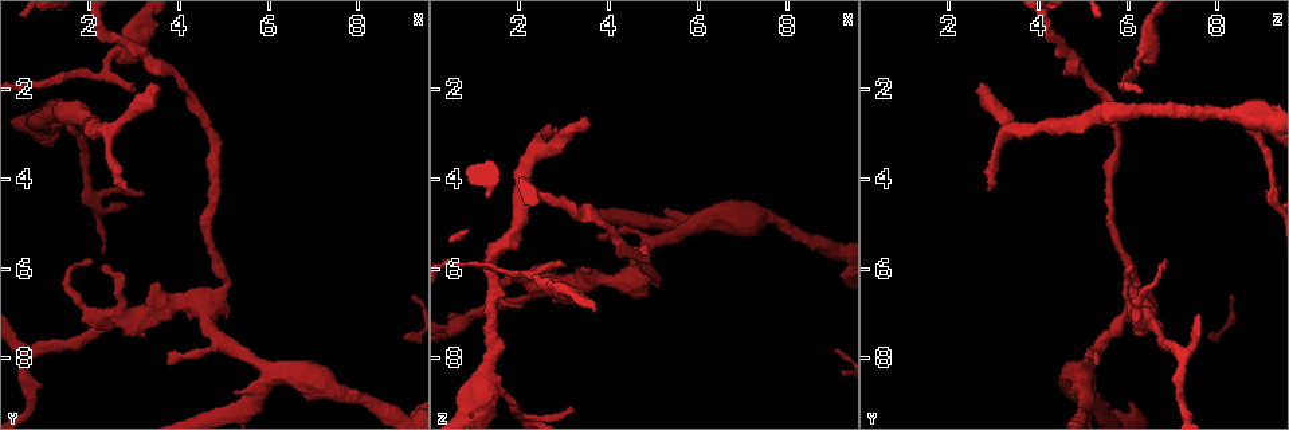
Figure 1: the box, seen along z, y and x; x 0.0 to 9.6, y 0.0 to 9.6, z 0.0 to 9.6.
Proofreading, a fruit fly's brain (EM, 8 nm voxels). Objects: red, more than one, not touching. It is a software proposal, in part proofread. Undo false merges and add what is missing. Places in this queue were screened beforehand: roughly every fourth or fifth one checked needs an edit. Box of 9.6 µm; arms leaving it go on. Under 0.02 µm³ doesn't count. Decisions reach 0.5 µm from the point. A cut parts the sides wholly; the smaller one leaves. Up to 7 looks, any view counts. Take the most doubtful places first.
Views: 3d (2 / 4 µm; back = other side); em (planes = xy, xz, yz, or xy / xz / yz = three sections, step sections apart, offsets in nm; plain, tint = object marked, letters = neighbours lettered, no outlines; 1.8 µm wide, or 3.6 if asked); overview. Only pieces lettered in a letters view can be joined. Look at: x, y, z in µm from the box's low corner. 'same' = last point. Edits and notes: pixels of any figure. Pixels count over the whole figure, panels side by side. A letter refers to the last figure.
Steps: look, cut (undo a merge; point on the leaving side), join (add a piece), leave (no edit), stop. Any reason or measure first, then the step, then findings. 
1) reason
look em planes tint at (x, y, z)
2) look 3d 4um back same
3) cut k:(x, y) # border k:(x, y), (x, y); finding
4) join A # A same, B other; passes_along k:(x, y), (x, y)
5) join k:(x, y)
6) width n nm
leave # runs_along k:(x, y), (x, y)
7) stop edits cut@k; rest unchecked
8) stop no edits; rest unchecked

branch stops here
look 3d 2um at (2.80, 4.25, 2.85)

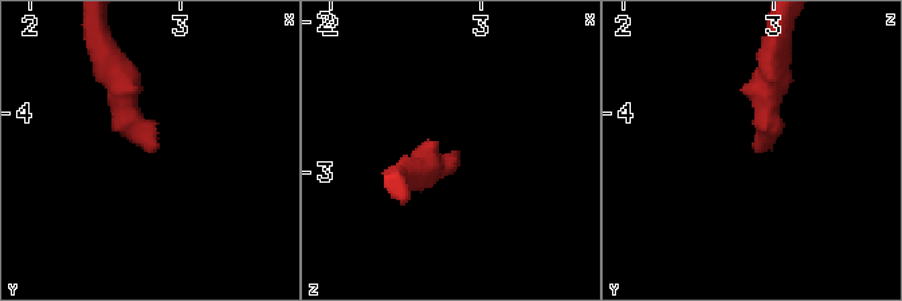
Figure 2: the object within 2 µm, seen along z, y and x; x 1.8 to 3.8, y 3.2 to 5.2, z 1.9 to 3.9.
shape alone is not enough
look em planes letters at (2.86, 4.26, 2.90)

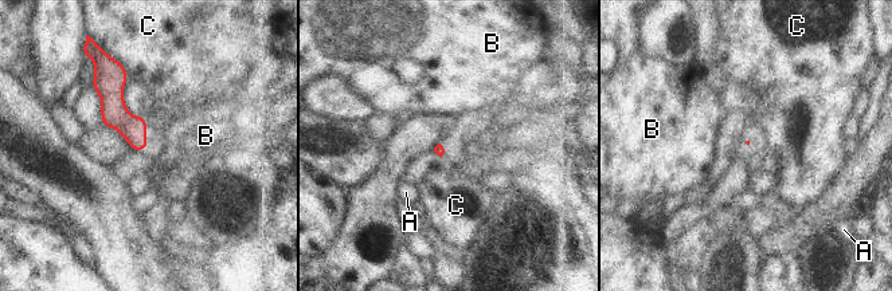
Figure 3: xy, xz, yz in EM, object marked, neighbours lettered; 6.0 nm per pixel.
longest_contact C 130 nm
leave # A other, B other, C other; no lettered piece goes on from it

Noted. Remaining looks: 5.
tapers out
look 3d 4um at (3.10, 2.05, 5.95)

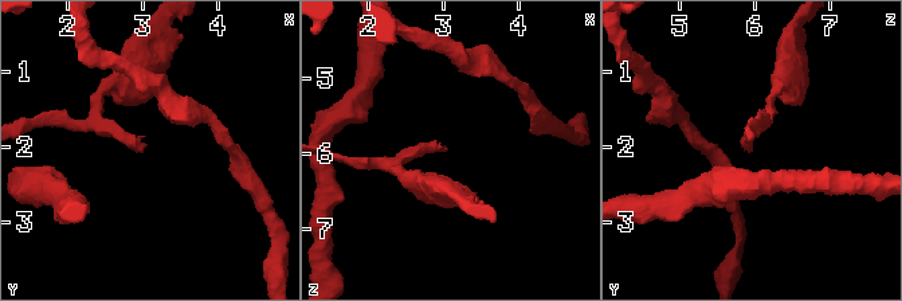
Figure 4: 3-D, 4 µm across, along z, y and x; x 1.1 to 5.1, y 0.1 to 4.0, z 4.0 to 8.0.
now the EM
look em xz step 8 tint at (3.00, 1.95, 5.95)

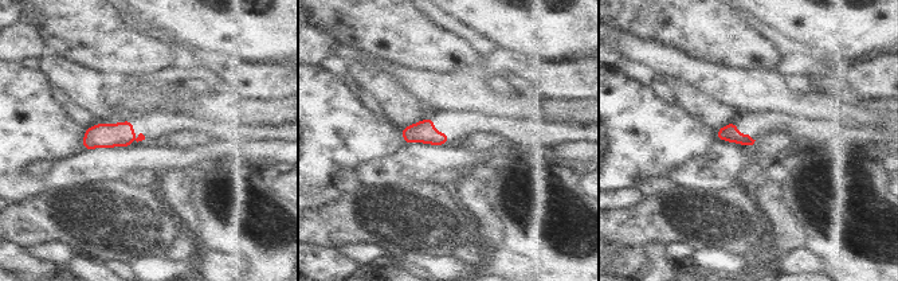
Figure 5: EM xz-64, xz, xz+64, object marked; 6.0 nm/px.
cut it another way
look em xy step 16 letters same

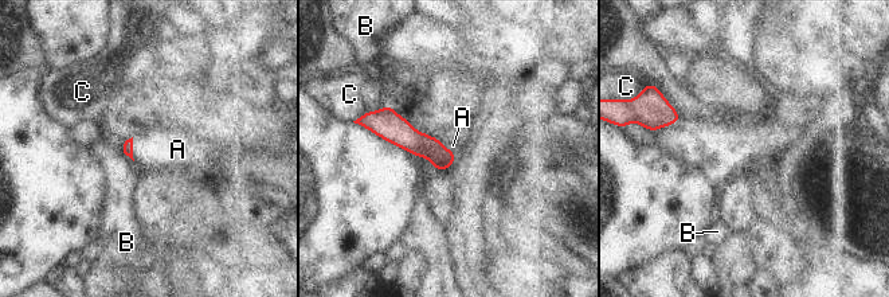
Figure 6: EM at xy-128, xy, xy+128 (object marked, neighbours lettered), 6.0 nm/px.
join A # A same, B other, C other; it goes on there

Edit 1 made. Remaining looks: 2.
a narrow waist
look 3d 4um at (0.80, 1.90, 5.85)

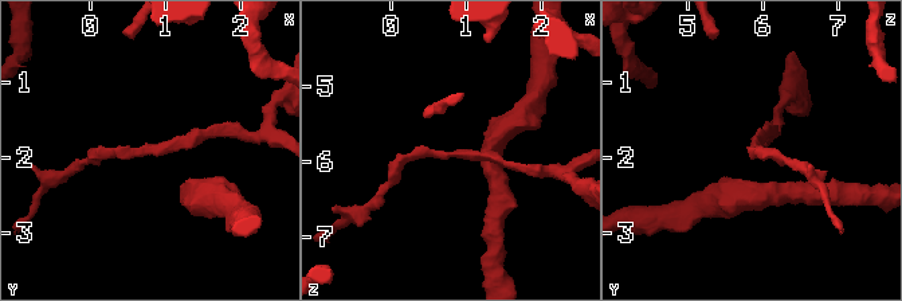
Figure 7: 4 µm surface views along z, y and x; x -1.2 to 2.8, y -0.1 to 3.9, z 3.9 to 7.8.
now the EM
look em planes letters at (0.80, 1.90, 5.85)

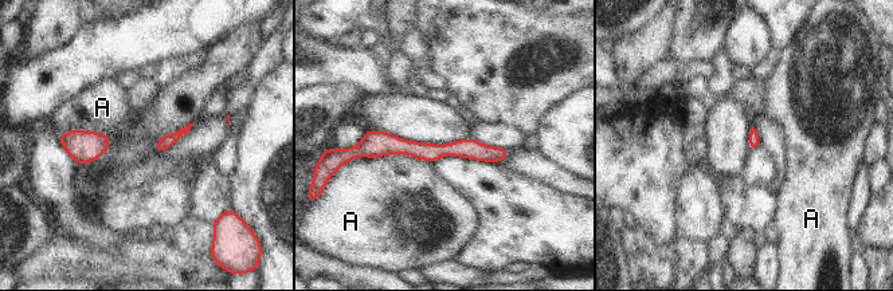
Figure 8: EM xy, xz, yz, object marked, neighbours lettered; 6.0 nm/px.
longest_contact A 480 nm
leave # A other; border 8:(353, 158), (407, 153), (431, 162); one cell here

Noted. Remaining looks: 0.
stop edits join@6; rest unchecked

